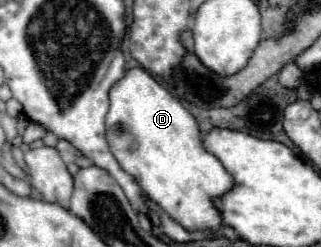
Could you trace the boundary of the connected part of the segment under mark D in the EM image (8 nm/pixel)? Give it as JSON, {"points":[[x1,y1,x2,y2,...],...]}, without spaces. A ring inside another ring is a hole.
{"points":[[140,67,128,69,126,75,110,89,110,111,106,117,106,129,110,149,118,159,120,167,138,181,142,191,166,215,170,215,186,231,220,231,224,227,222,213,216,201,234,187,234,179,218,161,218,157,214,157,202,145,198,121,192,117,192,113,184,109,184,105,168,89,164,89,152,75,148,75,148,71]]}

